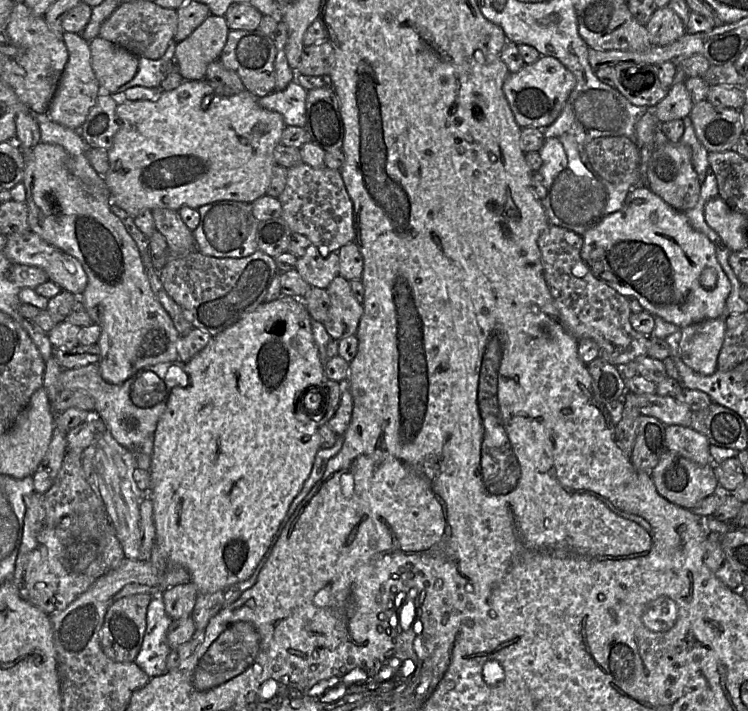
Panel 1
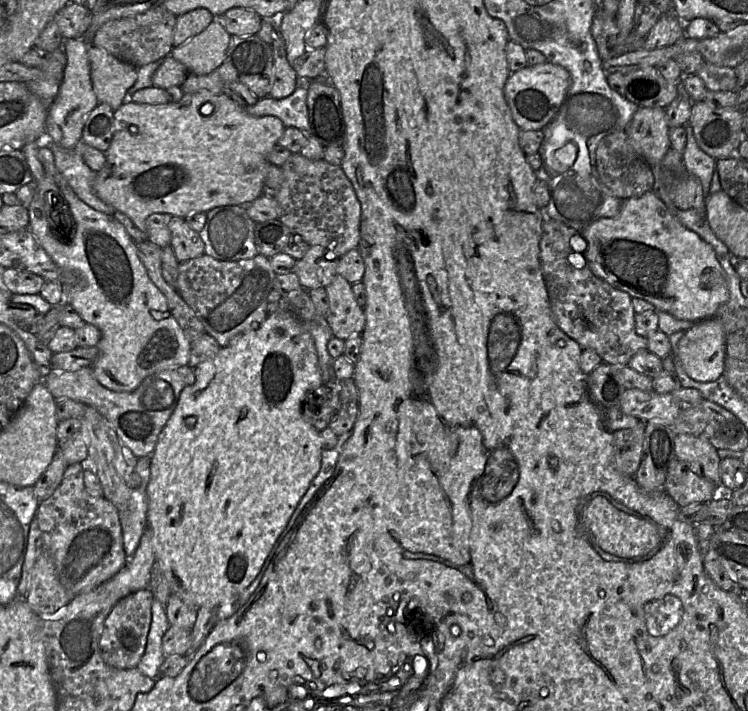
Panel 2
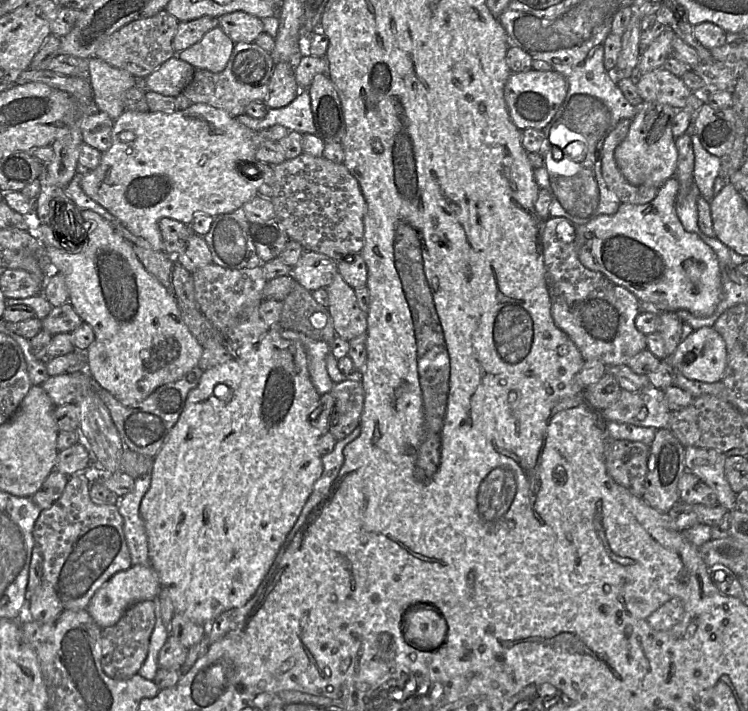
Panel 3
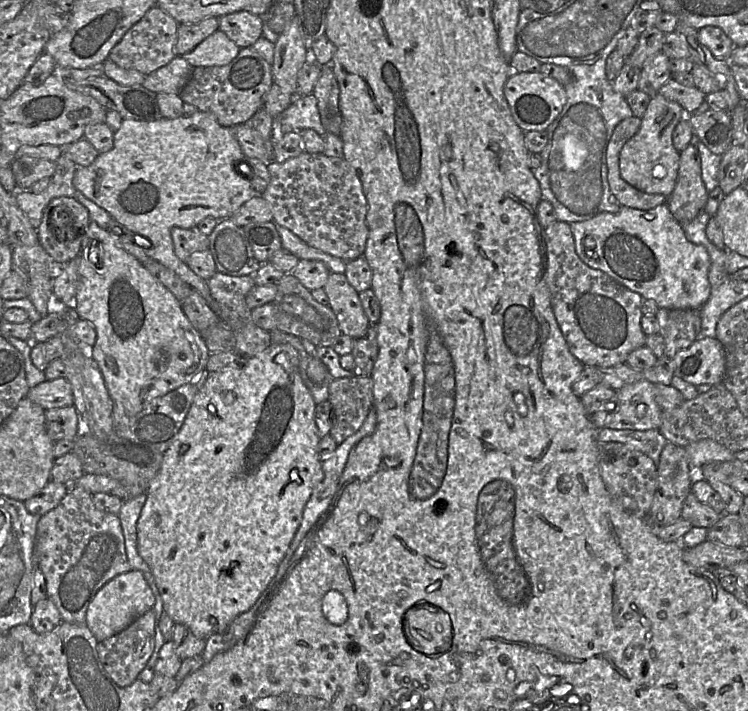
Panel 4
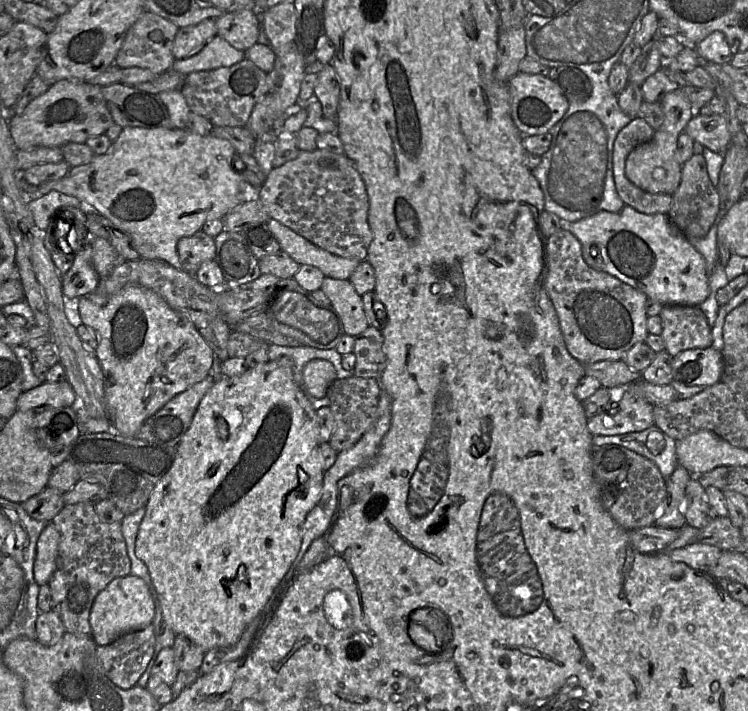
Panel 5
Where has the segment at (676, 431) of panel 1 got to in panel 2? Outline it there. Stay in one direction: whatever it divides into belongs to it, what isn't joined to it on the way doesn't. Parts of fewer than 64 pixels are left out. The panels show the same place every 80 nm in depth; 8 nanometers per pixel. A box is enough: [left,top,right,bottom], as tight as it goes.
[674,434,732,497]

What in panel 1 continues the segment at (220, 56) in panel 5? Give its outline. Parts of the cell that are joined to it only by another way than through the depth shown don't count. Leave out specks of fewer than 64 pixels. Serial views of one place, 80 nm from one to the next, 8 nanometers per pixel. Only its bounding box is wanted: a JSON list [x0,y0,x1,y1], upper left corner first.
[174,15,229,80]

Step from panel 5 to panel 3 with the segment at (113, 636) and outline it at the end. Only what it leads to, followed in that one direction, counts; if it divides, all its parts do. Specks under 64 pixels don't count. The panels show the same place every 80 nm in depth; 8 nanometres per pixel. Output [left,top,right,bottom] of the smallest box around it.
[86,565,161,629]

